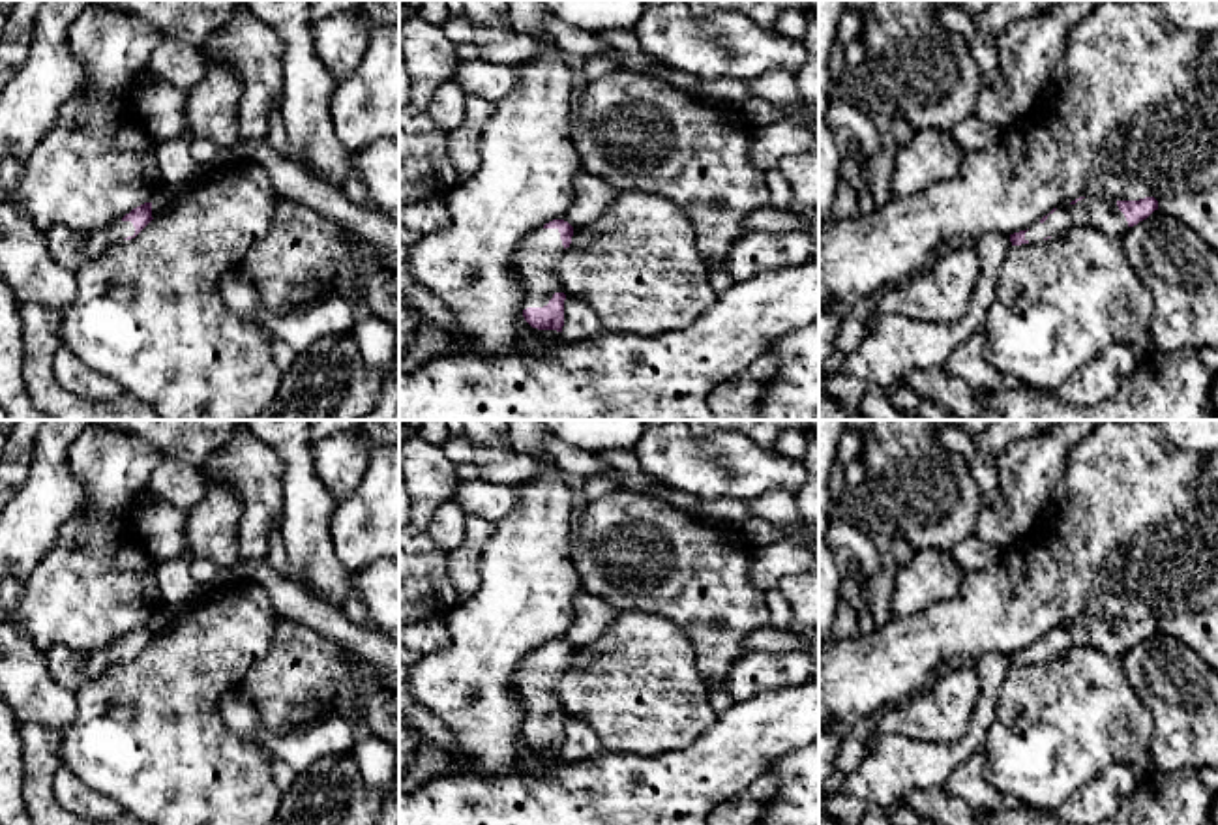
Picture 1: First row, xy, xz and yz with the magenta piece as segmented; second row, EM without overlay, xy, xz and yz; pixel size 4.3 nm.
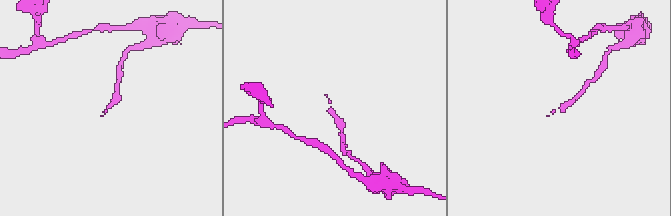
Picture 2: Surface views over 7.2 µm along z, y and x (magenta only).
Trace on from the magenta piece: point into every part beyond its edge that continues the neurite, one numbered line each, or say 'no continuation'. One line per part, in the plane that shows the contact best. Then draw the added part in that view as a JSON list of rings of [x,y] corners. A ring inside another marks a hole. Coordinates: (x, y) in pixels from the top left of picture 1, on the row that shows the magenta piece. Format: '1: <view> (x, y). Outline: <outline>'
1: xz (534, 267). Outline: [[[540,229],[530,234],[528,244],[512,261],[512,270],[523,291],[521,309],[543,308],[555,292],[562,292],[562,285],[555,274],[562,251],[558,229]]]

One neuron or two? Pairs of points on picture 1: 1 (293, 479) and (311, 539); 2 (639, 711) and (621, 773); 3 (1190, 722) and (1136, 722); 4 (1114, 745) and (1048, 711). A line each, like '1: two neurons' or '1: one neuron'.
1: one neuron
2: two neurons
3: two neurons
4: one neuron

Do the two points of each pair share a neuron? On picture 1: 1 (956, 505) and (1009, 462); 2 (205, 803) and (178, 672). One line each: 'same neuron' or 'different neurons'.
1: different neurons
2: same neuron

